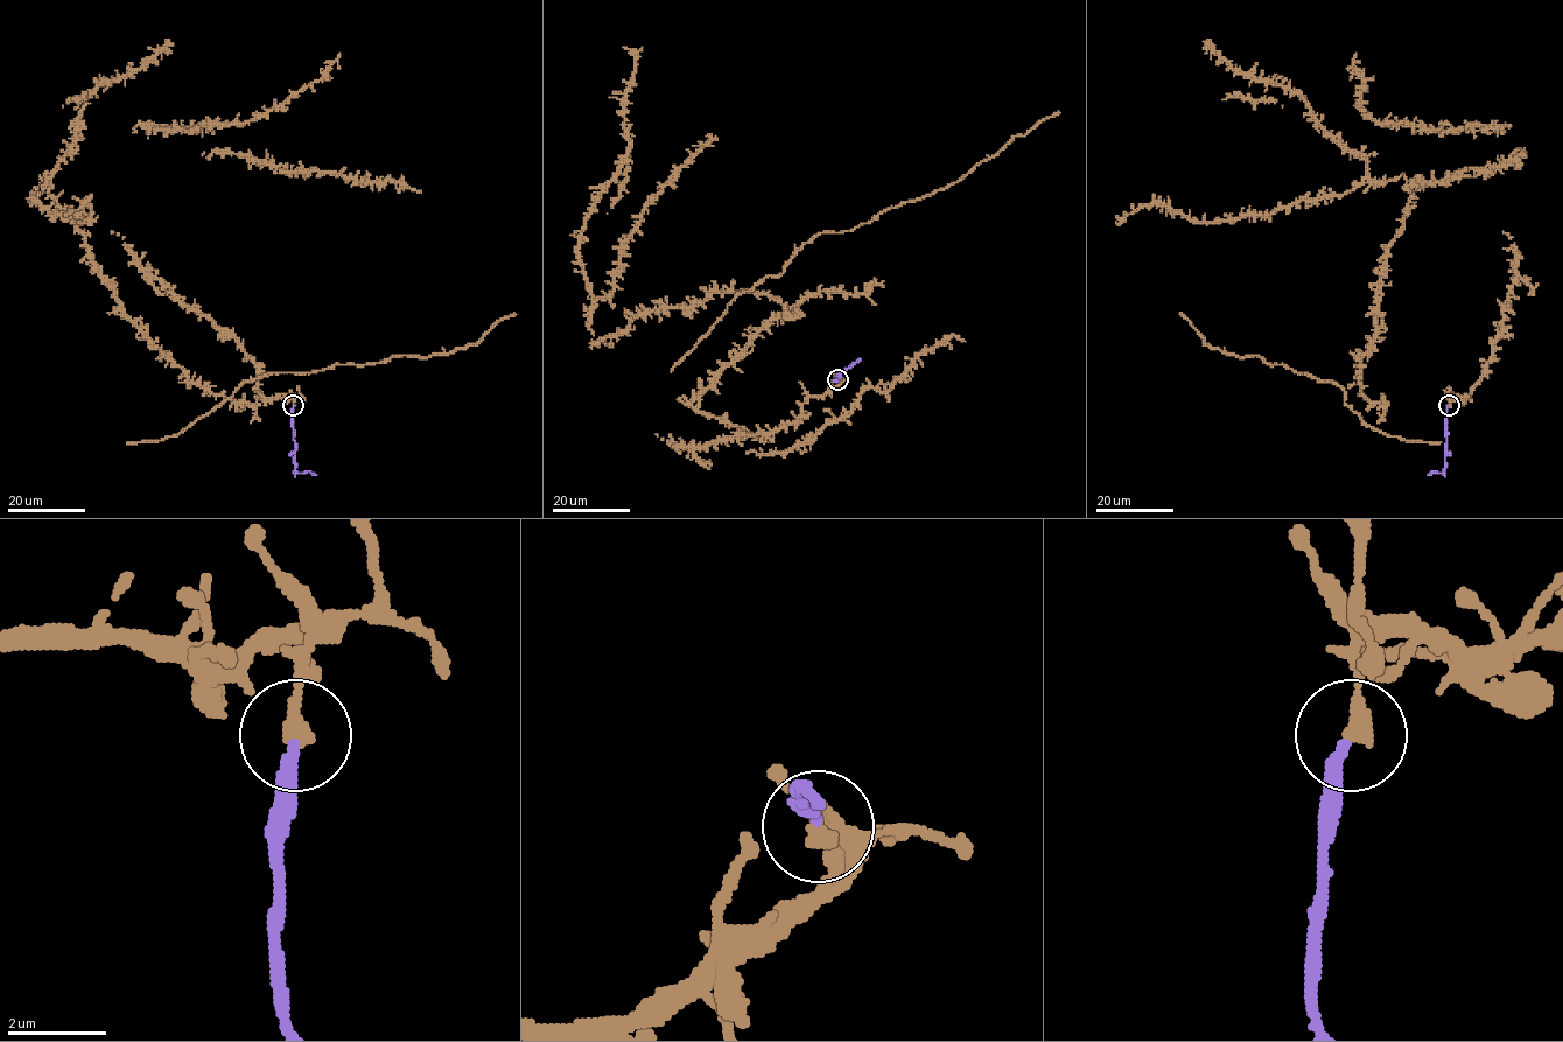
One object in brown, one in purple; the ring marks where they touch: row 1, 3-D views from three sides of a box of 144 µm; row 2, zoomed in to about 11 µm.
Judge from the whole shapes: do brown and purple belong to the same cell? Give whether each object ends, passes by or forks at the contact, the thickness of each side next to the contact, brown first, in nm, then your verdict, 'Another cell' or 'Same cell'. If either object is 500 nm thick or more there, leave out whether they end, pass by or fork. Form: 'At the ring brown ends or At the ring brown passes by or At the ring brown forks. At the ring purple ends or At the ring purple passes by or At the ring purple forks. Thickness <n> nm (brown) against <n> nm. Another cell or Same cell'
At the ring brown ends. At the ring purple ends. Thickness 380 nm (brown) against 240 nm. Another cell

